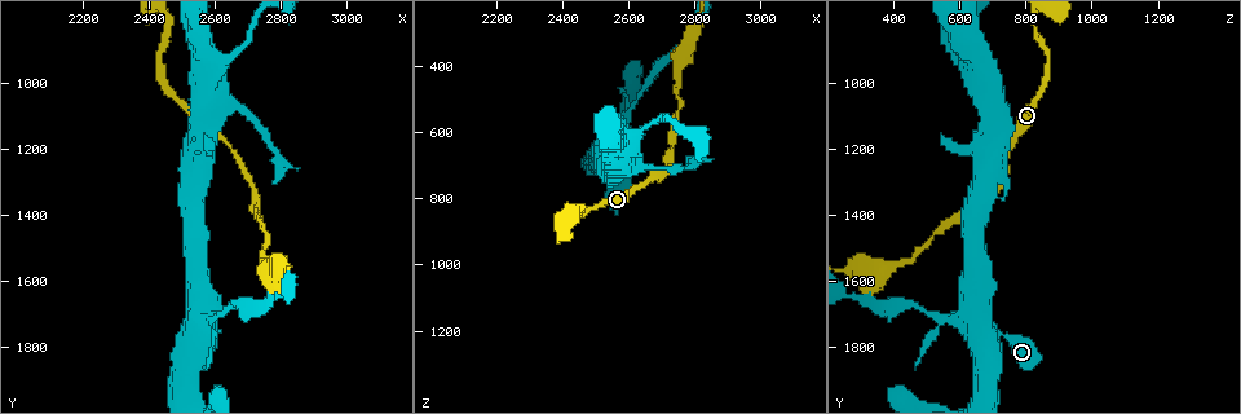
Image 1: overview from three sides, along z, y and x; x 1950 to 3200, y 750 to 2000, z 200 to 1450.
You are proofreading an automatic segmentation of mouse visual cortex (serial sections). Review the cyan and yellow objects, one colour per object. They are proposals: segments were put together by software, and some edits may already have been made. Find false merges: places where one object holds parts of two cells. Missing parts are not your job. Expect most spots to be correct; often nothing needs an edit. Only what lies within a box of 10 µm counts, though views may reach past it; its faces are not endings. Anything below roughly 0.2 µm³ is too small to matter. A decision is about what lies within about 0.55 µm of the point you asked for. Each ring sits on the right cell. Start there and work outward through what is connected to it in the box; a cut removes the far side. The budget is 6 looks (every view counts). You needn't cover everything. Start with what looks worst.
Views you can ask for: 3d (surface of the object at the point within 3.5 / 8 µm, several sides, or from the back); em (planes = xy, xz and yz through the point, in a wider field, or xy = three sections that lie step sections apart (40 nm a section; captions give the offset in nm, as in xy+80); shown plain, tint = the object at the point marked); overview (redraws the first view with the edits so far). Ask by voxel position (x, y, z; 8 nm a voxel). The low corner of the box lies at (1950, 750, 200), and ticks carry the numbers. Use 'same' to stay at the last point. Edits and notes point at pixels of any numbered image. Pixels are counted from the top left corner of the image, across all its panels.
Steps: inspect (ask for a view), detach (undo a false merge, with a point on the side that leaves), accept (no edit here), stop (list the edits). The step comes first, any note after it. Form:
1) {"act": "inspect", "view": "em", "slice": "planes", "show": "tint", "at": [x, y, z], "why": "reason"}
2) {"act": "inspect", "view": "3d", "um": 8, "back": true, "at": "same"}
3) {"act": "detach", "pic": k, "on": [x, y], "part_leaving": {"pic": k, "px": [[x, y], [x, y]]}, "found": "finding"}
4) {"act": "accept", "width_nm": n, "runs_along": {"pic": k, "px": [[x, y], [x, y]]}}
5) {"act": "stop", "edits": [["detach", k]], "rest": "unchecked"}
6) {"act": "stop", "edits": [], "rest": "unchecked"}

{"act": "inspect", "view": "3d", "um": 3.5, "at": [2590, 1710, 580], "why": "abrupt turn"}

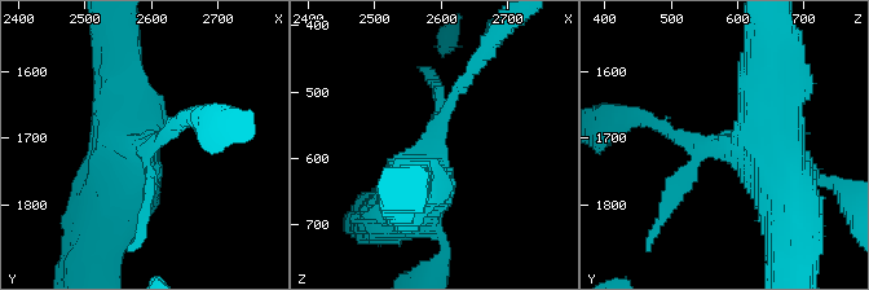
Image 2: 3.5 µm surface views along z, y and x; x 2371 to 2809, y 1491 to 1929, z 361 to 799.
{"act": "inspect", "view": "em", "slice": "xy", "step": 5, "show": "tint", "at": [2585, 1710, 585]}

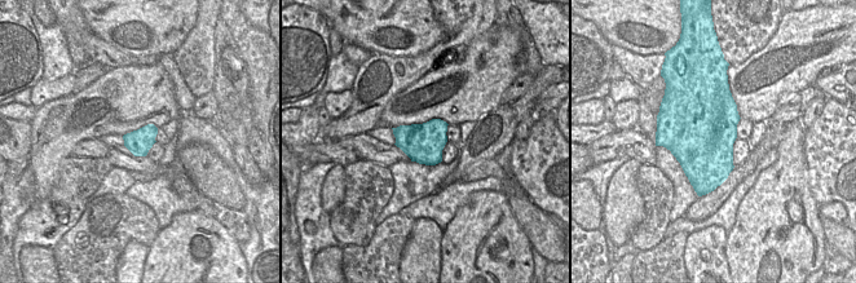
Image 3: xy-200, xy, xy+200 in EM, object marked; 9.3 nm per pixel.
{"act": "accept", "found": "all the same cell"}

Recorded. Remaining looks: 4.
{"act": "inspect", "view": "3d", "um": 8, "at": [2660, 1210, 760], "why": "a narrow waist"}

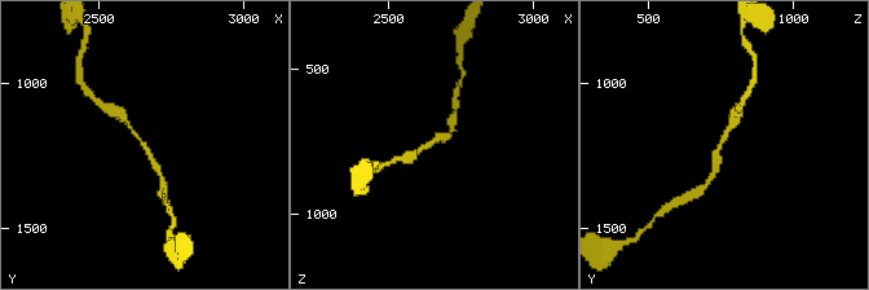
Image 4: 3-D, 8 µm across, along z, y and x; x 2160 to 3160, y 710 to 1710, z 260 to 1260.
{"act": "inspect", "view": "em", "slice": "xy", "step": 5, "show": "tint", "at": "same", "arm_widths_nm": [150, 200], "why": "need the tissue"}

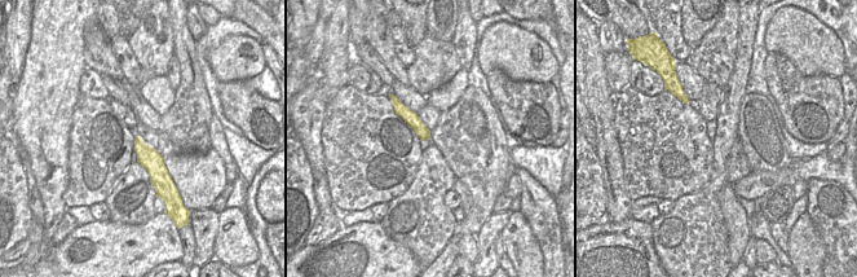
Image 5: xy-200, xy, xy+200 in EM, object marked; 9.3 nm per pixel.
{"act": "accept", "found": "all the same cell"}

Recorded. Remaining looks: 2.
{"act": "inspect", "view": "3d", "um": 8, "back": true, "at": [2800, 1550, 280], "why": "thick turns thin"}

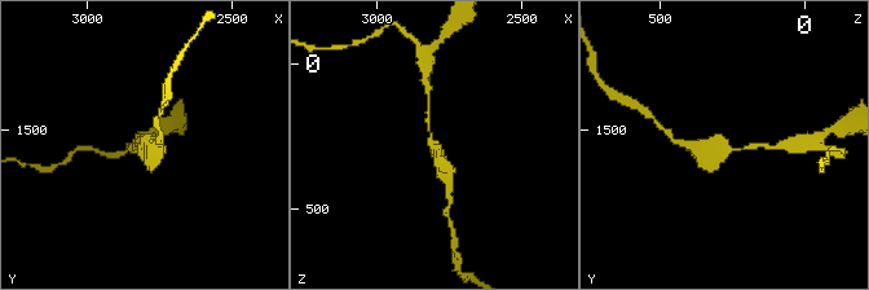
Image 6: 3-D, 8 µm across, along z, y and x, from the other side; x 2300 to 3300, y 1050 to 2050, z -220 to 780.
{"act": "inspect", "view": "em", "slice": "xy", "step": 2, "show": "tint", "at": "same", "why": "now the EM"}

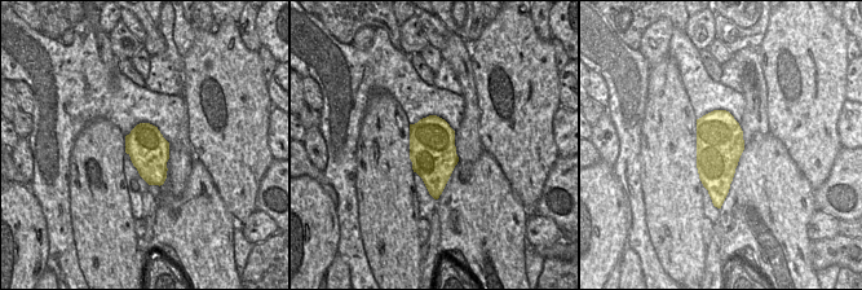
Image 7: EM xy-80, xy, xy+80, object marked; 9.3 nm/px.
{"act": "accept", "runs_along": {"pic": 6, "px": [[446, 179], [429, 140], [429, 122]]}, "found": "continuous, no second cell"}

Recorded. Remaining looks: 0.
{"act": "stop", "edits": [], "rest": "unchecked"}

